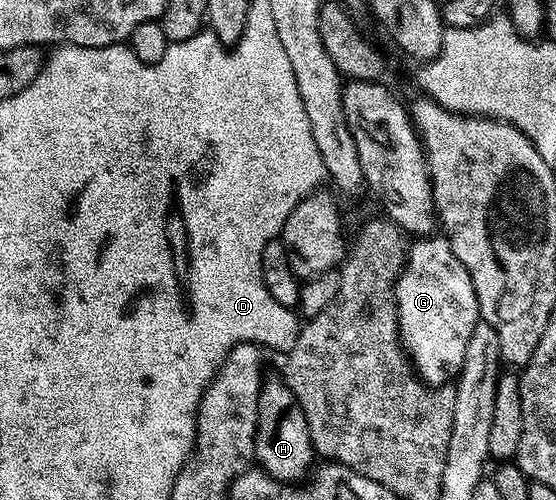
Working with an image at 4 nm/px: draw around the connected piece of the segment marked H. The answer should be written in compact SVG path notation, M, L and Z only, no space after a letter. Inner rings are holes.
M281 376L263 377L260 394L256 400L256 432L254 433L254 458L257 465L276 480L298 484L311 473L316 462L314 445L308 432L308 420L304 420L304 412L288 384Z

